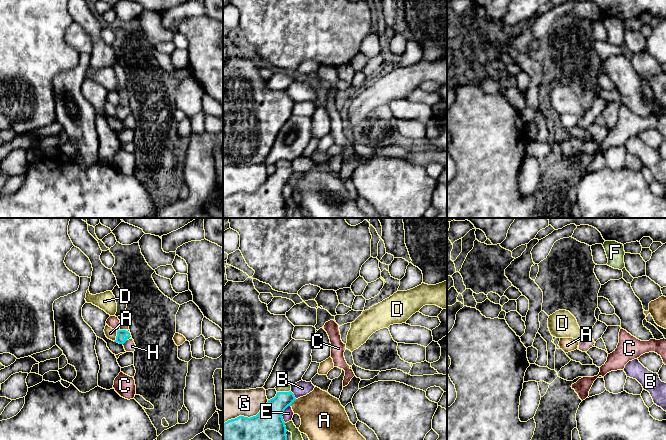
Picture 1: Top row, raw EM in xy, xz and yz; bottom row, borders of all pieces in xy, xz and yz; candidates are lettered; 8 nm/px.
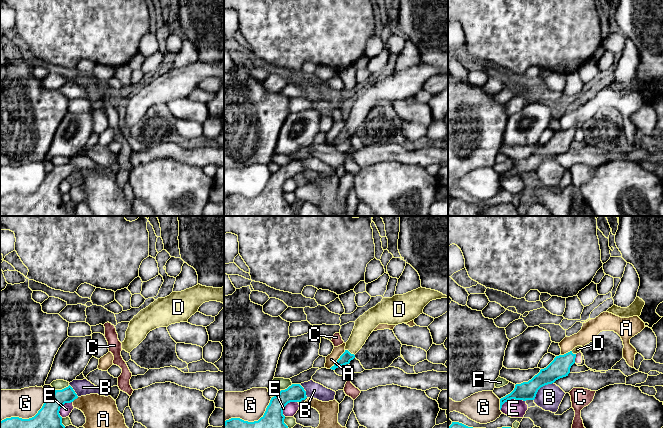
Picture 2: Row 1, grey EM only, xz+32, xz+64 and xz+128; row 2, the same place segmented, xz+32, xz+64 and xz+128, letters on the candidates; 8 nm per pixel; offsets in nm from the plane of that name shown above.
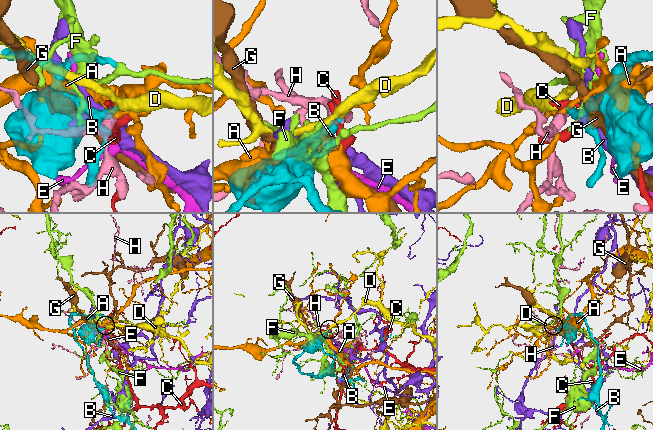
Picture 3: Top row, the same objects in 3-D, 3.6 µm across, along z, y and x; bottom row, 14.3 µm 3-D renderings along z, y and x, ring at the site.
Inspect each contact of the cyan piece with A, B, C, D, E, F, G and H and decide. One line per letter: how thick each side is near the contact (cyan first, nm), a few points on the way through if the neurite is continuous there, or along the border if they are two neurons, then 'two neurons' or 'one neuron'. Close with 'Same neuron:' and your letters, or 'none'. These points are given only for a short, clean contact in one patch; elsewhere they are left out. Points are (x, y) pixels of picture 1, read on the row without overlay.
A: calibres 70 and 90 nm; two neurons
B: calibres 190 and 120 nm; two neurons
C: calibres 70 and 90 nm; border xy (119, 105), (117, 107); two neurons
D: calibres 70 and 20 nm; way xy (120, 115), (124, 111), (129, 110), (128, 106); one neuron
E: calibres 380 and 90 nm; two neurons
F: calibres 200 and 60 nm; two neurons
G: calibres 420 and 260 nm; two neurons
H: calibres 70 and 90 nm; border xy (127, 116), (123, 120); two neurons
Same neuron: D

